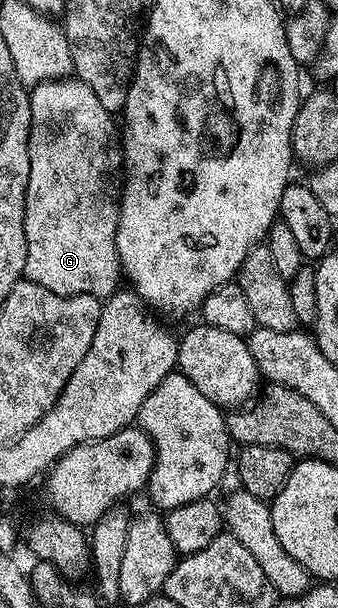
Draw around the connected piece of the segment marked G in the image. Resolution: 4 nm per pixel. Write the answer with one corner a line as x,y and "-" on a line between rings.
66,77
64,79
48,79
45,83
38,83
32,88
29,97
31,109
31,129
29,130
29,180
25,194
25,216
23,229
27,237
27,261
25,262
24,278
33,283
43,285
43,289
51,289
60,295
93,295
99,300
106,300
114,291
118,290
122,282
121,262
119,253
115,249
115,233
119,225
119,209
121,208
121,188
123,186
123,139
119,134
119,123
107,109
103,109
99,97
87,89
87,85
79,78

